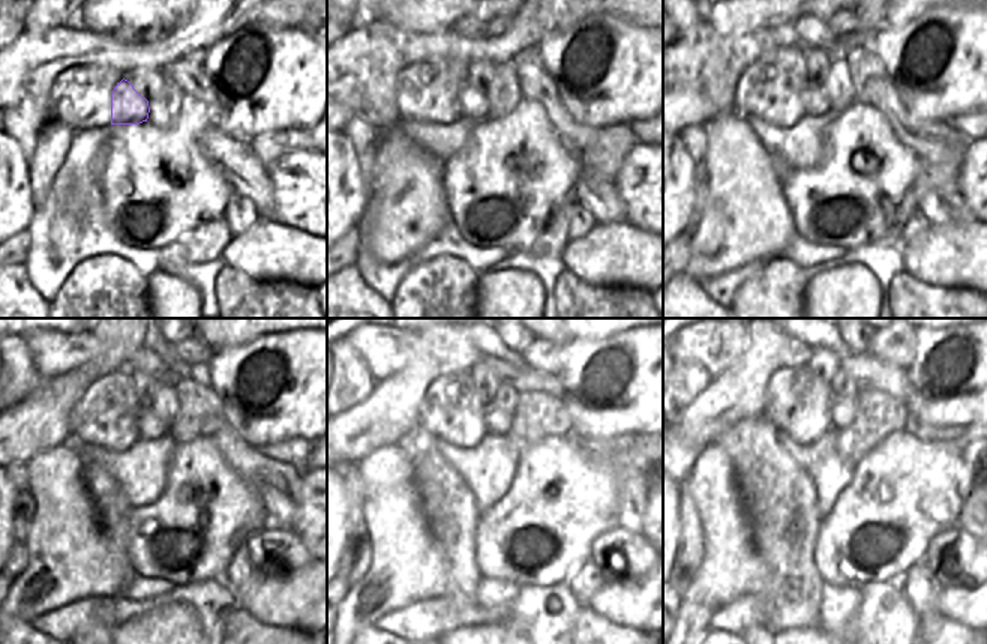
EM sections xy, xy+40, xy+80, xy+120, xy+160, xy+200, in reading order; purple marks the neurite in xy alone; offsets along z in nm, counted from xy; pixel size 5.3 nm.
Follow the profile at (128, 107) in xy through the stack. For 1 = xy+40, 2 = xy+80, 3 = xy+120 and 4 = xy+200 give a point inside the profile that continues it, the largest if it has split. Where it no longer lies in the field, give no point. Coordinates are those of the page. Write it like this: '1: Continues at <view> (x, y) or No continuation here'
1: Continues at xy+40 (474, 105)
2: Continues at xy+80 (816, 102)
3: Continues at xy+120 (150, 427)
4: Continues at xy+200 (843, 412).

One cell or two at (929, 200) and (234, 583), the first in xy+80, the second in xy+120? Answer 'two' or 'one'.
two

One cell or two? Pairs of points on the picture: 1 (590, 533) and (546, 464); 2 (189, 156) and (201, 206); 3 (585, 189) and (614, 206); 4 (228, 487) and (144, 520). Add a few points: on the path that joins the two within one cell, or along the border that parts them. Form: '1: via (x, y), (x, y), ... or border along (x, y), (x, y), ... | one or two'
1: via (591, 515), (591, 505), (564, 478) | one
2: via (192, 168), (194, 194) | one
3: via (593, 191), (606, 203) | one
4: via (207, 499), (186, 520), (165, 520) | one

